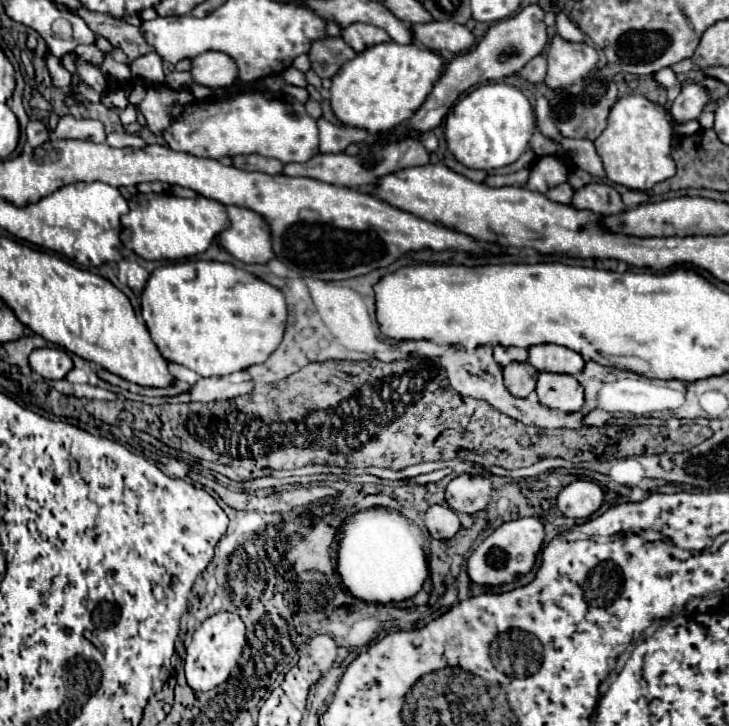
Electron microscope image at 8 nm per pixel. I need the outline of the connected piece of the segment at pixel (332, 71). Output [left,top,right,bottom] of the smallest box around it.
[308,37,356,77]

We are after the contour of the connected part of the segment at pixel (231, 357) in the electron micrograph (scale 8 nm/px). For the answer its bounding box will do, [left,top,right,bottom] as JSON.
[142,261,286,377]

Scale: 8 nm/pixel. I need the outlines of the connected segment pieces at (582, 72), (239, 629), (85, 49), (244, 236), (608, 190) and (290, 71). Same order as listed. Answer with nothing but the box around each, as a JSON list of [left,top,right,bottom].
[[544,37,598,89],[186,613,246,691],[74,45,106,65],[216,207,274,263],[572,183,626,215],[282,67,306,87]]

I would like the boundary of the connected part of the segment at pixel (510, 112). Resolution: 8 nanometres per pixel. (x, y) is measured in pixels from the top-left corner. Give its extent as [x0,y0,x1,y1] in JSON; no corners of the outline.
[446,83,536,169]

